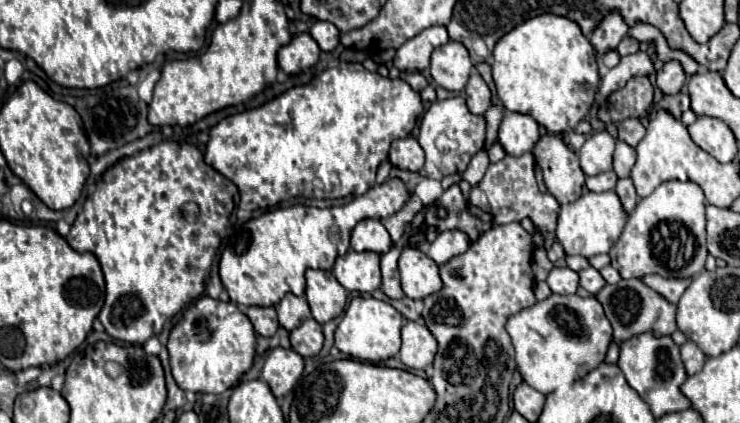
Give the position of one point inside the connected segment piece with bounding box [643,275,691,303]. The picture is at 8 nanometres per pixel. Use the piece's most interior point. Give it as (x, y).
(671, 289)

